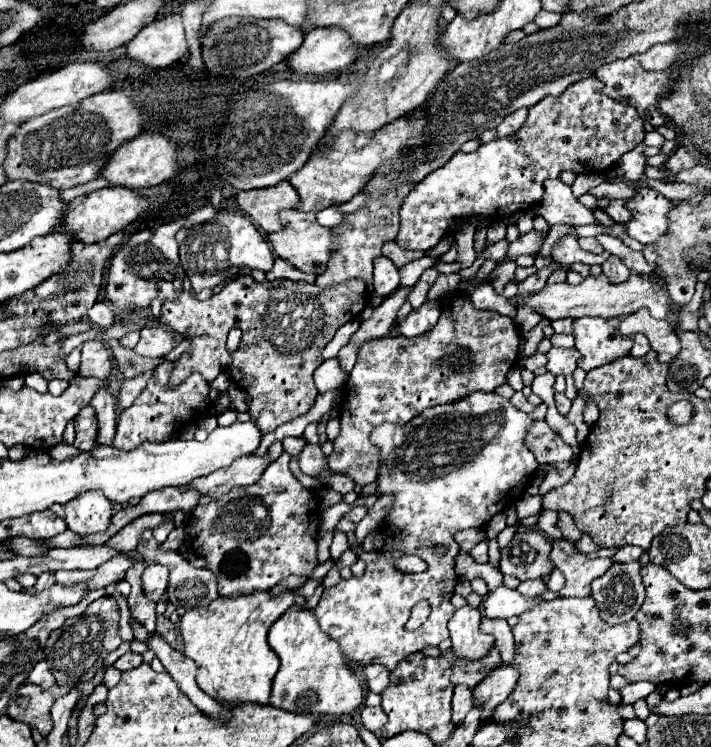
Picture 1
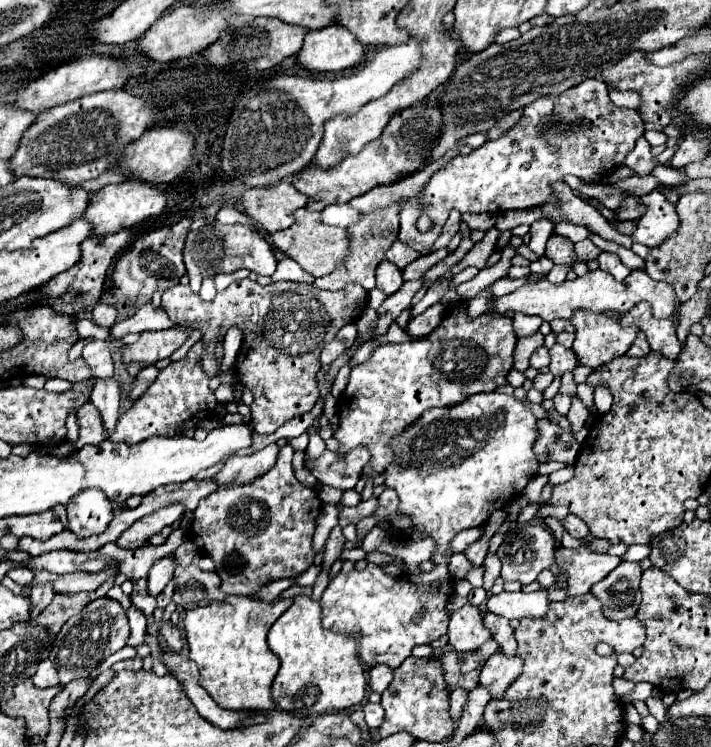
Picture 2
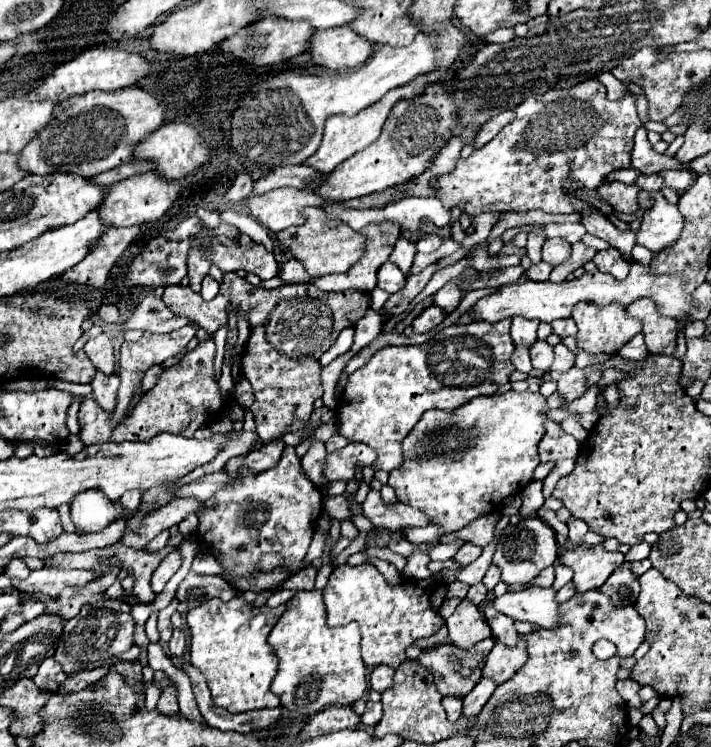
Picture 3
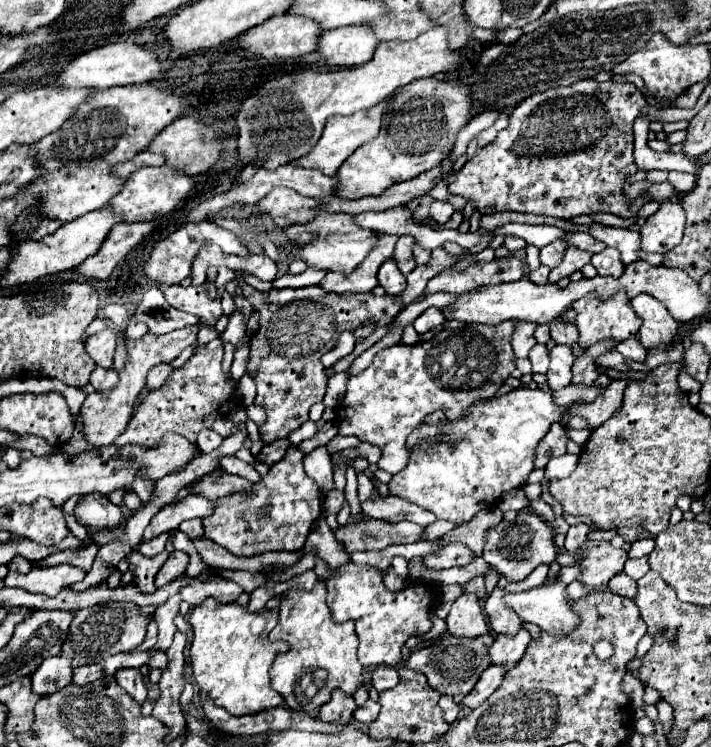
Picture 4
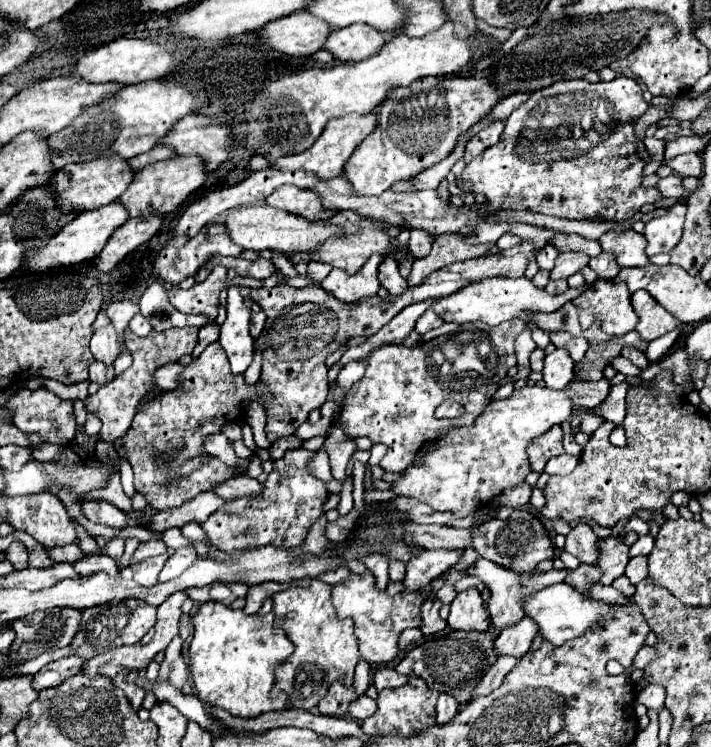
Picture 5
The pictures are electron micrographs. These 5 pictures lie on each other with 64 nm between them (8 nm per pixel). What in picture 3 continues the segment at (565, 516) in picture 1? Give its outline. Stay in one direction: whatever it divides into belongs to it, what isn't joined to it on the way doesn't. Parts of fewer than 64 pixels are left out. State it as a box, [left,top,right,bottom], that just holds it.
[568,518,588,544]

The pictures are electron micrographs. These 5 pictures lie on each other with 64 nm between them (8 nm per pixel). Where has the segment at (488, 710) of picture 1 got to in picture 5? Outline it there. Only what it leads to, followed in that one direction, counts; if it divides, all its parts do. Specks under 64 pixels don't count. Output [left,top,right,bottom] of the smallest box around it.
[496,618,536,658]

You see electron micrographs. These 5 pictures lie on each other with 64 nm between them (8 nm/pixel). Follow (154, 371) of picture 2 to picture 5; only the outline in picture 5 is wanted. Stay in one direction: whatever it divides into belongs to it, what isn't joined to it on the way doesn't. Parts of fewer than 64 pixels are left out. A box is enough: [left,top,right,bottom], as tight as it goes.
[156,364,186,390]

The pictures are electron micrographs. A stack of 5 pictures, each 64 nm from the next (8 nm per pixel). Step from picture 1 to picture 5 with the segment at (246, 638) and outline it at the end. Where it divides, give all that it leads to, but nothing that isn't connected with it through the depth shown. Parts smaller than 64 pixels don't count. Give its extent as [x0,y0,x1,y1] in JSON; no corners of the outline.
[190,602,294,718]

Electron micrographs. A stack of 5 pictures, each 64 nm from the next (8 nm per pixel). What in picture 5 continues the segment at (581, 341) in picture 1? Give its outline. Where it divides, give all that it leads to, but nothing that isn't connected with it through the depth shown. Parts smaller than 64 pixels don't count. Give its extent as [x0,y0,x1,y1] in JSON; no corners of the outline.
[572,278,636,336]

